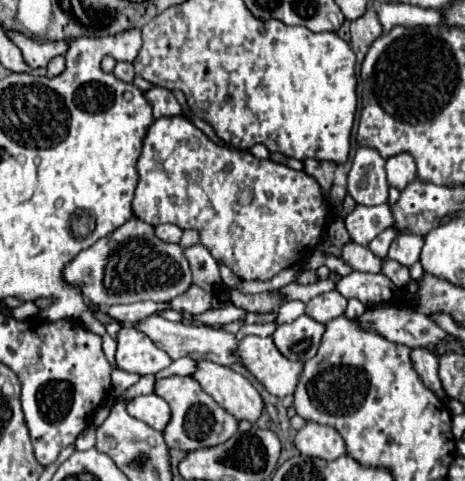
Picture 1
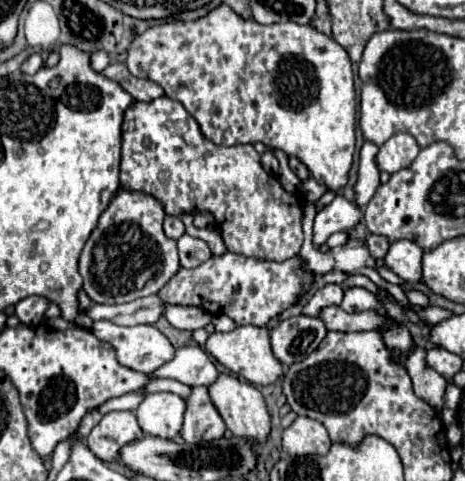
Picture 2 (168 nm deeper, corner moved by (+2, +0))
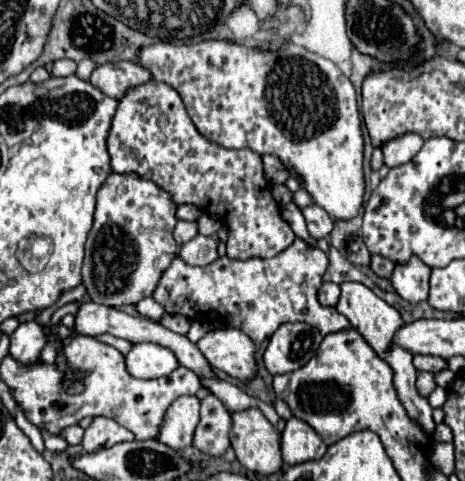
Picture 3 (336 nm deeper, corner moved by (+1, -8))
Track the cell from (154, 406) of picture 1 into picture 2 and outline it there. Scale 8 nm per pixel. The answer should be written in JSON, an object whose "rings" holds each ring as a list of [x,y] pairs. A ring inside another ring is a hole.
{"rings":[[[172,392],[148,394],[136,410],[138,424],[144,434],[160,438],[176,438],[186,412],[186,400]]]}

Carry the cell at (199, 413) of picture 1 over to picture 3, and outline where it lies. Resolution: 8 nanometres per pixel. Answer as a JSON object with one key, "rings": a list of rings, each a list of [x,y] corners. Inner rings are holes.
{"rings":[[[213,394],[201,400],[201,420],[193,434],[193,446],[209,456],[223,456],[229,448],[231,416]]]}

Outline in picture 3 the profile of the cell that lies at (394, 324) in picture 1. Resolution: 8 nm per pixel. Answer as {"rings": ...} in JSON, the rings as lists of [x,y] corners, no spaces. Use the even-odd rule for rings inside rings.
{"rings":[[[299,238],[293,242],[293,246],[269,260],[231,260],[223,256],[205,268],[197,268],[187,266],[177,256],[163,272],[153,298],[169,314],[181,314],[197,322],[205,322],[207,318],[221,320],[231,328],[243,330],[257,344],[269,338],[271,332],[285,322],[307,322],[319,328],[319,332],[325,336],[351,328],[343,314],[339,314],[335,308],[323,308],[317,300],[317,290],[327,264],[329,260],[325,252],[319,248],[309,248]]]}

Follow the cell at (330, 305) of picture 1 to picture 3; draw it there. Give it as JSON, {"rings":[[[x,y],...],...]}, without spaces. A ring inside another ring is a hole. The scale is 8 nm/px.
{"rings":[[[323,284],[319,288],[319,302],[323,306],[335,306],[339,302],[339,286],[337,284]]]}

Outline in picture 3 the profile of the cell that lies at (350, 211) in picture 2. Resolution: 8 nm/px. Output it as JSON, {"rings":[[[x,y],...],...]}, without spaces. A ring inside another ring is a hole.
{"rings":[[[309,206],[301,210],[307,222],[307,230],[313,238],[327,238],[335,226],[335,220],[331,220],[331,216],[327,216],[327,212],[323,212],[323,208],[319,206]]]}

